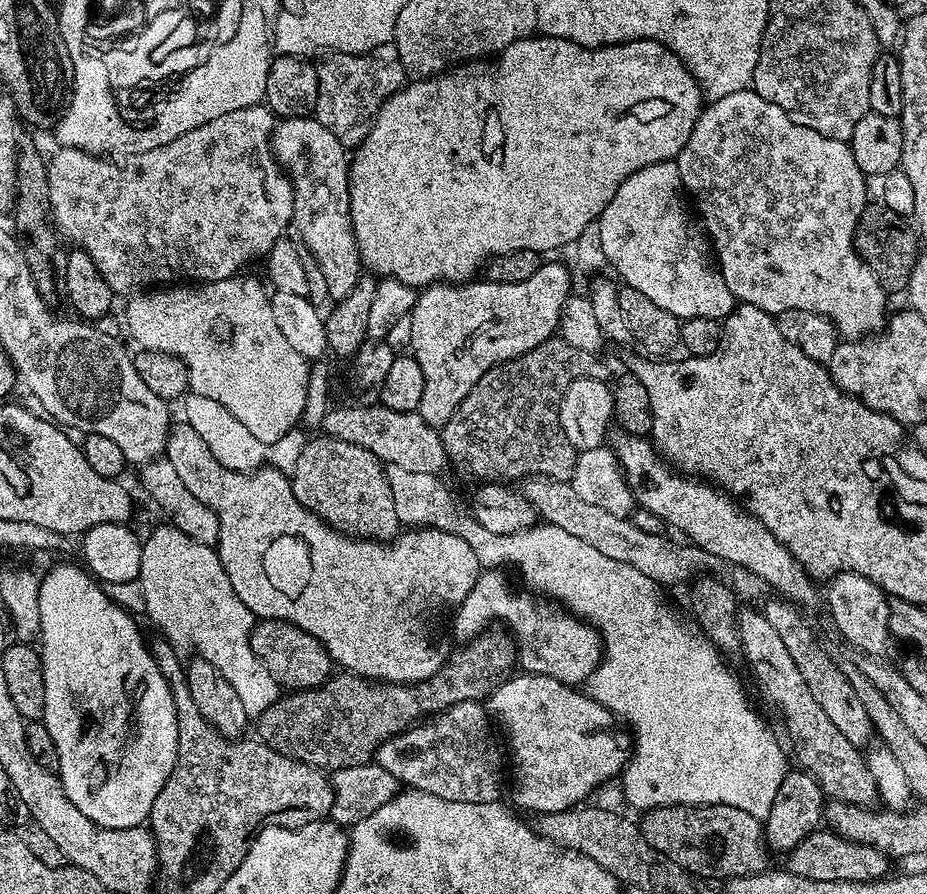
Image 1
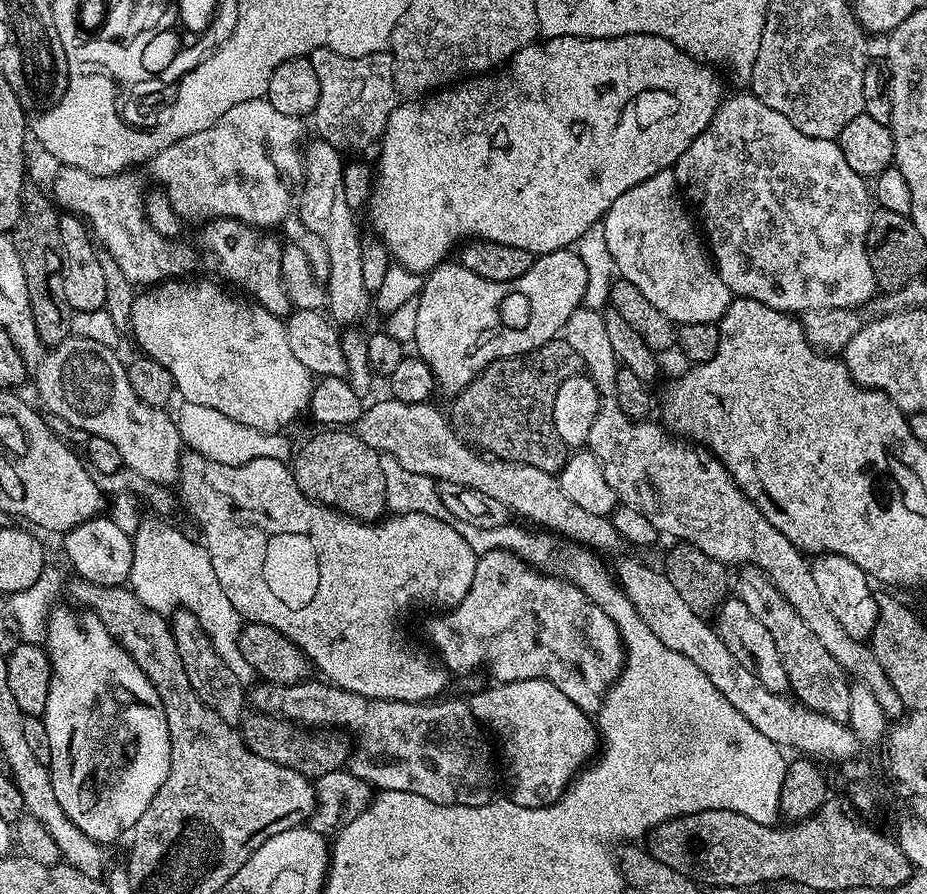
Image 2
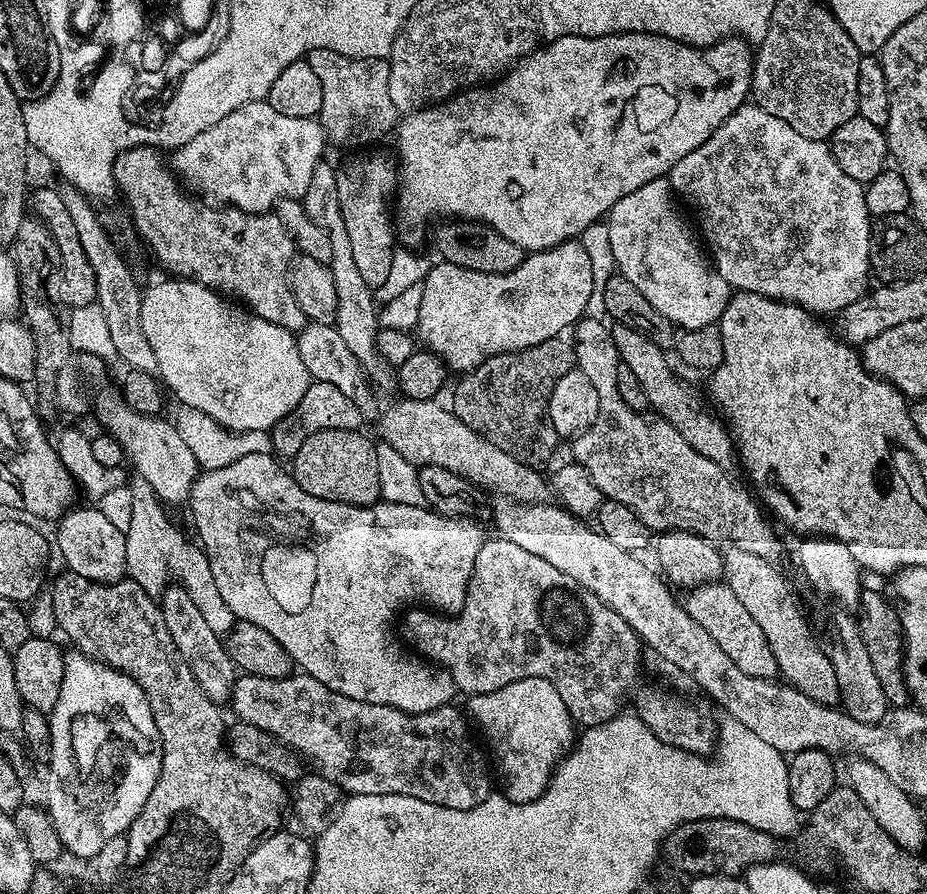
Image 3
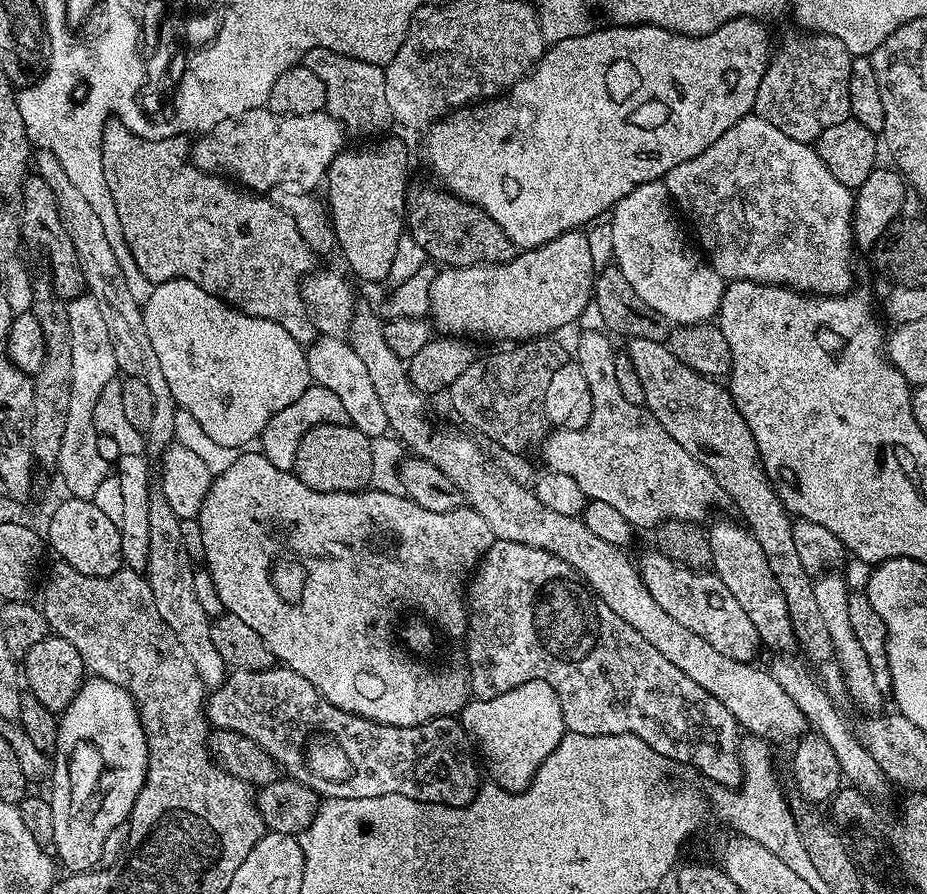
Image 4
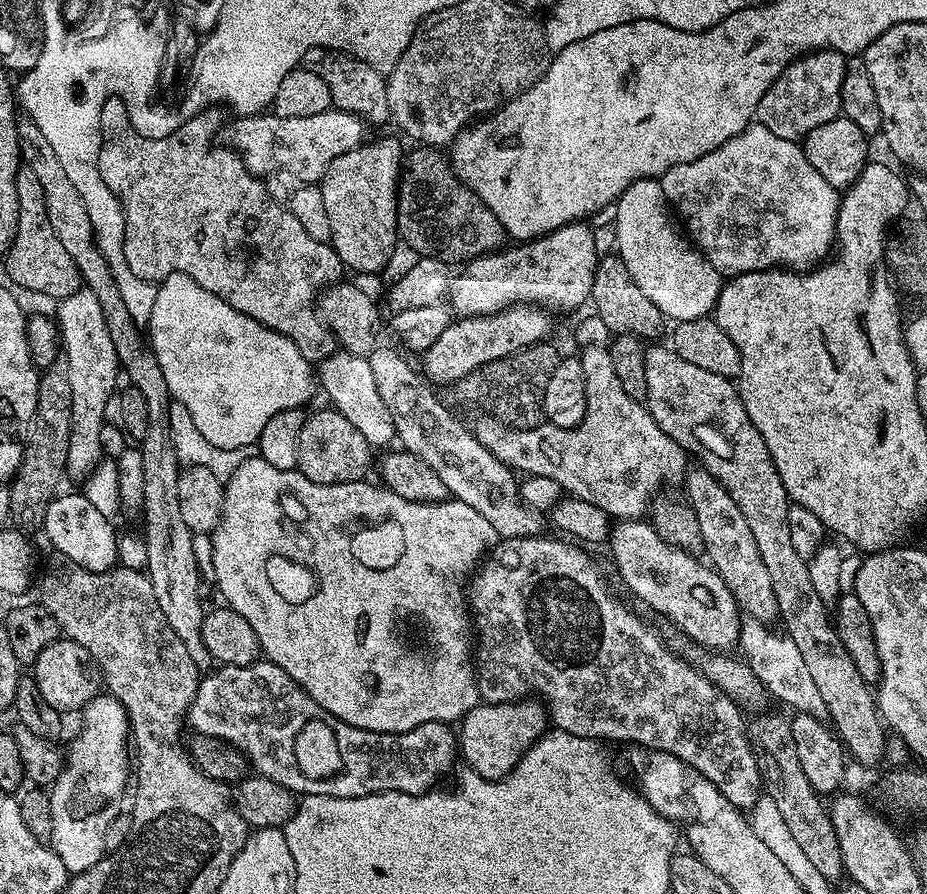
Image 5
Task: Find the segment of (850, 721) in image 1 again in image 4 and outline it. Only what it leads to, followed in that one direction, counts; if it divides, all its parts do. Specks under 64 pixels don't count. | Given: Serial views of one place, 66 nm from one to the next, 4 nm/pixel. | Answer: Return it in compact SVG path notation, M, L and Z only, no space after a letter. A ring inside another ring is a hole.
M720 520L713 528L707 529L712 555L711 571L734 594L734 599L746 610L750 622L754 622L754 630L758 630L761 645L776 650L792 650L797 647L794 626L790 620L790 609L786 606L786 597L778 586L777 579L770 572L770 562L766 562L766 554L762 554L762 546L748 531L743 523L735 524L732 520Z

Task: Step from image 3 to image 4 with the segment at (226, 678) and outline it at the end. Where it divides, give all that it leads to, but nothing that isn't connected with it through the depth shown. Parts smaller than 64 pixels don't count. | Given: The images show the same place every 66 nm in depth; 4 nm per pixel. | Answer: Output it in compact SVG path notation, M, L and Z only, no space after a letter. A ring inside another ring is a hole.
M159 490L148 493L148 509L150 510L150 546L148 547L148 566L146 579L154 594L154 606L158 606L158 614L162 614L162 622L174 630L174 638L182 642L182 650L190 662L194 662L194 670L202 678L205 689L216 689L230 671L228 663L218 654L212 641L212 620L202 610L202 602L198 602L198 594L194 594L194 578L196 572L192 568L192 560L188 557L188 548L184 545L185 525L170 510L170 502Z

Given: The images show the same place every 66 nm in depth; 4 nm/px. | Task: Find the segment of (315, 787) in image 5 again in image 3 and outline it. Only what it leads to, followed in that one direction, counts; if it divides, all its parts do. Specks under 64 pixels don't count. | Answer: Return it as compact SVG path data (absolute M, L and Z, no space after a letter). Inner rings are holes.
M244 674L234 686L230 708L236 711L236 720L244 720L250 726L258 726L258 730L266 730L275 736L344 794L402 794L422 798L422 802L446 806L450 810L470 810L494 792L493 773L486 756L484 761L476 745L477 737L470 727L469 717L452 704L429 712L403 712L390 706L346 698L346 694L338 694L330 690L330 686L322 686L322 682L313 676L293 674L286 678L262 678Z

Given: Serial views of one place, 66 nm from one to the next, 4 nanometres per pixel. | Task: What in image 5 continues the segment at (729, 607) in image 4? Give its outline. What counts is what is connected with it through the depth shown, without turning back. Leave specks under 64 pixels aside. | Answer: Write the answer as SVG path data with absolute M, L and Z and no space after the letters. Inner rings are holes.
M647 519L621 520L611 525L610 545L612 544L612 560L616 563L616 572L629 590L648 608L653 608L658 615L668 615L686 635L693 645L705 650L727 653L740 643L740 621L742 610L730 594L726 582L722 582L715 568L691 552L683 552L670 542L662 542Z

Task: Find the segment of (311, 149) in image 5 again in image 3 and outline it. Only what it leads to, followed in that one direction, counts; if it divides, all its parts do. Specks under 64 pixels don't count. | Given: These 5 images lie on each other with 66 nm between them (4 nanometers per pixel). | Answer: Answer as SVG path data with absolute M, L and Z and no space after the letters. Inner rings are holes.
M267 99L255 100L246 106L238 106L238 110L234 110L234 114L226 114L222 122L214 122L210 130L194 134L190 142L171 153L170 167L185 189L193 193L212 192L213 201L241 208L244 212L272 212L281 200L300 200L306 190L310 190L314 170L325 159L324 144L326 137L319 119L290 118L286 114L278 114Z

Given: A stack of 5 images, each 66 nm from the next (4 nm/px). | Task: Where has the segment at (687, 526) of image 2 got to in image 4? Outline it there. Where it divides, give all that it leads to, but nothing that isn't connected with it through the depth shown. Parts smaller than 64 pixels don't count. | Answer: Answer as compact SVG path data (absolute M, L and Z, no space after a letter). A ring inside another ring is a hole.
M599 331L582 333L576 340L576 356L574 352L574 363L582 366L582 375L590 385L590 422L578 430L558 428L549 431L542 441L547 471L570 474L589 501L597 500L614 506L636 530L652 530L668 520L704 522L708 511L722 500L714 474L710 474L710 470L699 464L683 446L678 446L678 442L674 442L674 438L662 430L662 422L658 422L658 418L654 418L647 408L622 398L618 378L614 378L614 358L618 352L612 349L613 337L607 331Z

